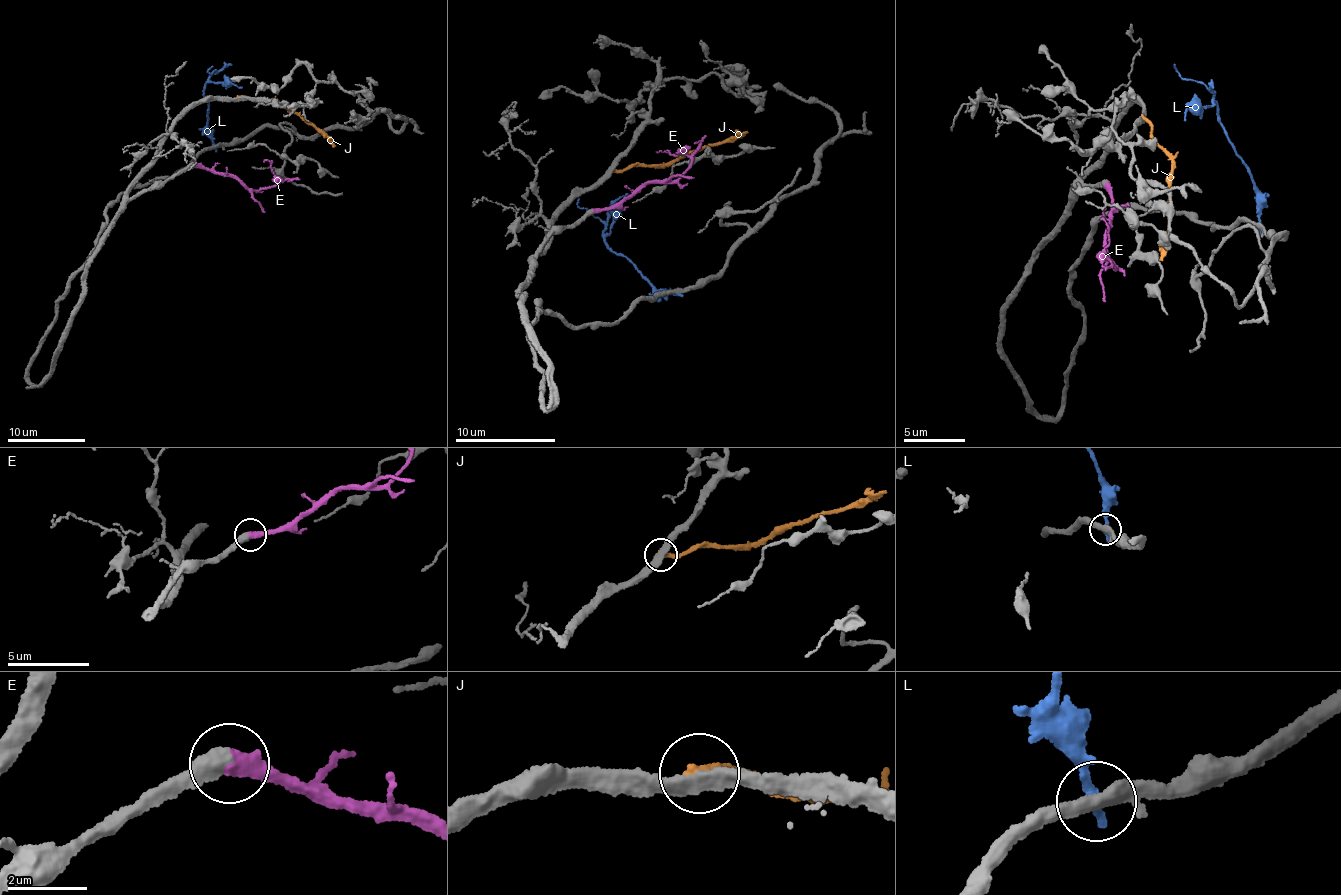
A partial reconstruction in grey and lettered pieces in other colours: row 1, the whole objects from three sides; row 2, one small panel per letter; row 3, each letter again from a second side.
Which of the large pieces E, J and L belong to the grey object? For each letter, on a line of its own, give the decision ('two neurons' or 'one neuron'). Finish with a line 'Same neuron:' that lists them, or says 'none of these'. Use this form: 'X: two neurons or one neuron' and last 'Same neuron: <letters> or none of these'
E: one neuron
J: two neurons
L: two neurons
Same neuron: E

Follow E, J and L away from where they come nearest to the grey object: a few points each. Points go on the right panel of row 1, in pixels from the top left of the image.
E: (1106, 186), (1112, 190), (1113, 217), (1106, 243), (1118, 269), (1113, 265), (1109, 229), (1099, 219)
J: (1142, 119), (1154, 127), (1151, 136), (1172, 165), (1161, 262)
L: (1258, 227), (1259, 208), (1253, 192), (1253, 178), (1220, 123), (1217, 101), (1210, 90), (1177, 71), (1175, 66)

